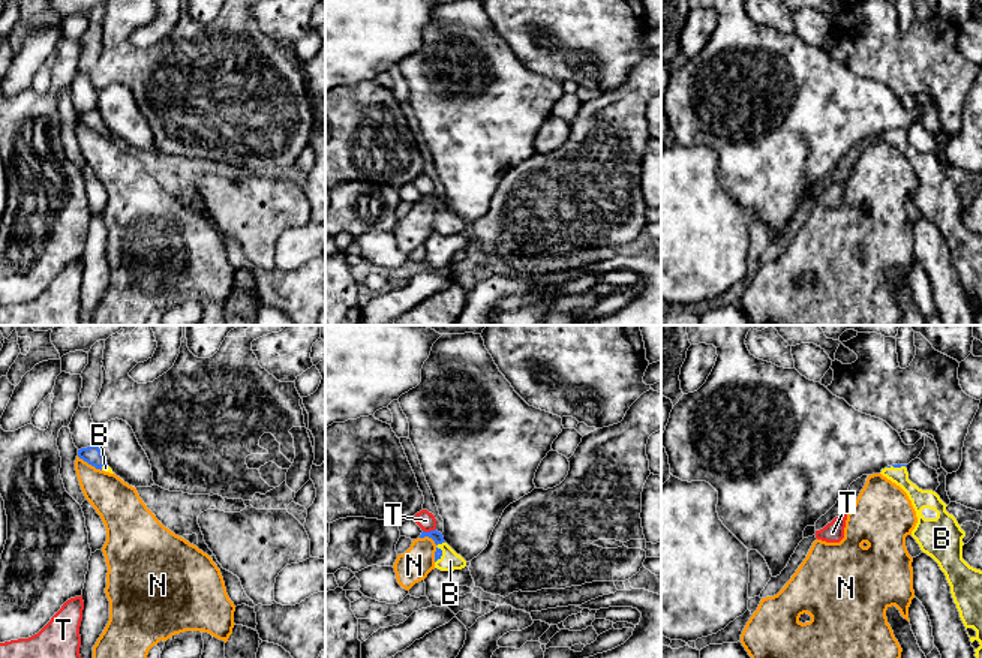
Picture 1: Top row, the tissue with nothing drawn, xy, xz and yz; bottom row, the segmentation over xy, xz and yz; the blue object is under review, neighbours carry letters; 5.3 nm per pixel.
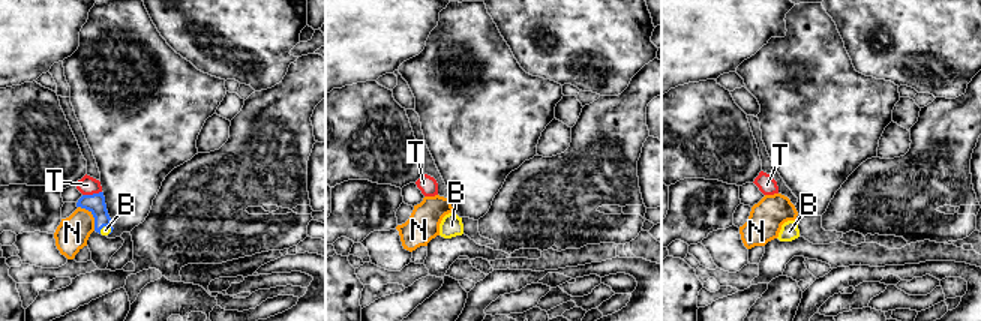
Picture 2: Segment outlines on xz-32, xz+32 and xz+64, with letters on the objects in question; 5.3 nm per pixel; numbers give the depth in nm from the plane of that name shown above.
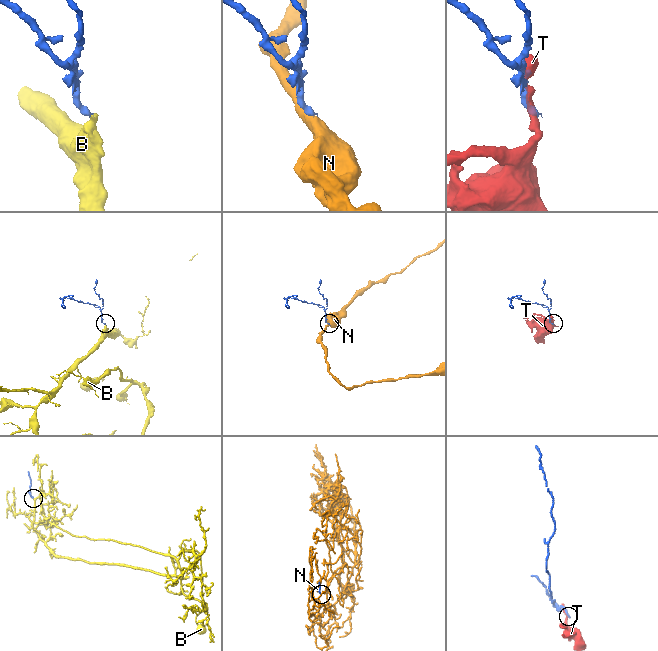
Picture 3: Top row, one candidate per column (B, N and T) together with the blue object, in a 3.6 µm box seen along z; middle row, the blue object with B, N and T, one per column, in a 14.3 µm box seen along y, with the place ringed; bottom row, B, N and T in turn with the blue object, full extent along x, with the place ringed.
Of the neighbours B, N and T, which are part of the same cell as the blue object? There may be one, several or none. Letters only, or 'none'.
B

